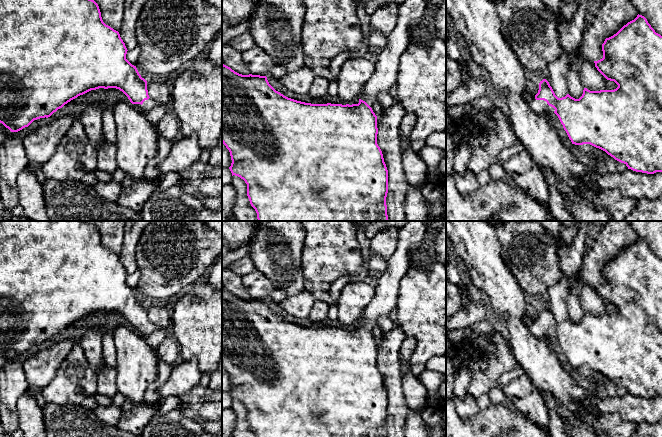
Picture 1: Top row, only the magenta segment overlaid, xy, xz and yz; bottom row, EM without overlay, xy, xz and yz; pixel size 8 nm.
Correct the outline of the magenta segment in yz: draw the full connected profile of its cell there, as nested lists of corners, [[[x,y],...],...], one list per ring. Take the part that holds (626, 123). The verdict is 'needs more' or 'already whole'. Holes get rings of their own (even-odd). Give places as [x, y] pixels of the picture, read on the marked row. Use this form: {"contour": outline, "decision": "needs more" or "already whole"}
{"contour": [[[638,14],[616,34],[605,39],[602,51],[603,58],[594,61],[595,67],[607,80],[618,85],[616,89],[590,91],[584,88],[579,99],[569,94],[558,98],[549,82],[543,79],[538,93],[529,101],[529,108],[537,114],[555,113],[572,144],[590,144],[636,172],[662,172],[662,36],[655,32],[644,16]]], "decision": "needs more"}

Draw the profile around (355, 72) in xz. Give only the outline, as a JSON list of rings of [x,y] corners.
[[[363,56],[347,59],[336,76],[338,96],[347,103],[360,99],[365,84],[372,77],[375,63]]]

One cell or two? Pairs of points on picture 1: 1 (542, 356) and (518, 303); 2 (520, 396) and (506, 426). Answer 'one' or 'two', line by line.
1: one
2: two

